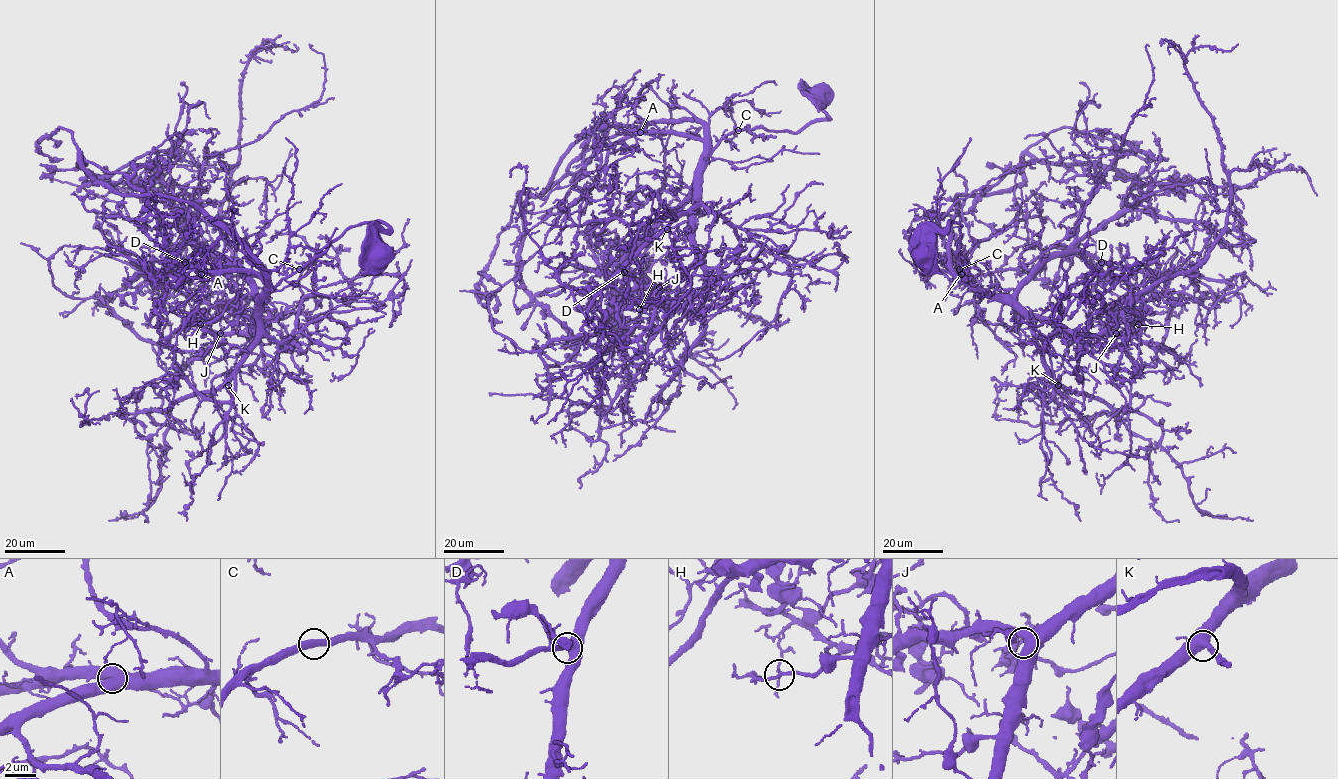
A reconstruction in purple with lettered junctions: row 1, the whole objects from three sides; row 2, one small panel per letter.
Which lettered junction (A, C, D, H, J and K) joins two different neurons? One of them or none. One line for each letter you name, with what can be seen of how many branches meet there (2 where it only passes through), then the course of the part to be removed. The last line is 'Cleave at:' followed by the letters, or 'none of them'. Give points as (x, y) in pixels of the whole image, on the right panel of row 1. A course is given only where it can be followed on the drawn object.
H: Branches: 2. Course of the part to remove: (1138, 324), (1131, 322), (1128, 300), (1112, 321), (1122, 310), (1097, 316), (1111, 276)
Cleave at: H

